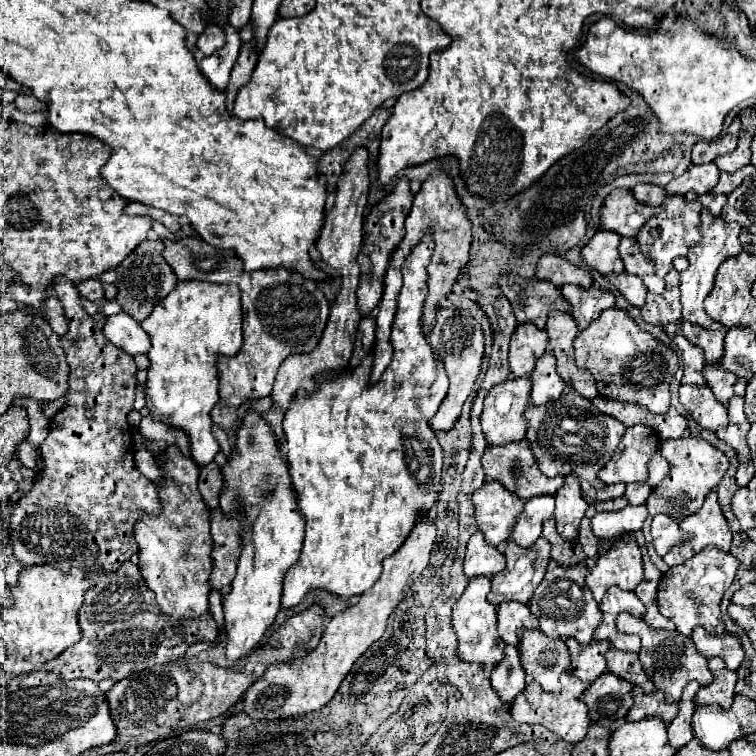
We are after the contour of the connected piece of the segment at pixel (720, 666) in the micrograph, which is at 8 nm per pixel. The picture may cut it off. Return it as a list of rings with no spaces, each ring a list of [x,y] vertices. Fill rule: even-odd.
[[[709,658],[709,668],[715,674],[715,680],[709,686],[703,686],[697,696],[695,704],[705,706],[705,704],[719,704],[721,708],[729,708],[735,698],[735,682],[737,682],[737,672],[725,666],[721,658]]]

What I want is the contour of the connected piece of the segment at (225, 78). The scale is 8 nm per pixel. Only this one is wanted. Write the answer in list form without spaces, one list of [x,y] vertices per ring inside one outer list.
[[[231,24],[225,26],[225,36],[227,36],[227,44],[221,48],[221,52],[215,52],[207,58],[201,60],[201,72],[207,76],[207,80],[217,88],[217,90],[225,90],[227,82],[229,82],[229,74],[233,70],[233,64],[237,62],[239,56],[239,48],[241,48],[241,38],[235,32],[235,28]]]

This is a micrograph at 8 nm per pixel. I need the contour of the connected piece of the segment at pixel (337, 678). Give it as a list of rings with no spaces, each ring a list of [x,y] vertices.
[[[423,518],[417,528],[409,534],[405,544],[383,562],[383,574],[371,590],[361,594],[359,602],[347,608],[343,614],[329,620],[319,646],[305,658],[297,658],[289,664],[273,664],[267,672],[245,692],[243,712],[253,720],[279,720],[295,718],[315,710],[321,710],[339,690],[343,678],[349,674],[357,658],[381,638],[387,626],[389,614],[407,596],[413,582],[421,576],[429,564],[431,548],[435,542],[435,526],[431,518]]]

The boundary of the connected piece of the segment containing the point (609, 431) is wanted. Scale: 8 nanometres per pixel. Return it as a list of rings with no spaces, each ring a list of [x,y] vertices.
[[[567,390],[555,402],[541,404],[541,406],[529,406],[525,416],[529,420],[527,440],[531,442],[533,454],[537,456],[539,468],[545,476],[553,478],[553,476],[575,474],[581,484],[581,494],[589,504],[599,502],[599,500],[609,500],[615,496],[623,496],[625,492],[623,484],[603,484],[597,476],[597,472],[613,456],[617,444],[621,442],[625,434],[625,426],[619,420],[597,410],[591,404],[591,400],[583,398],[575,390]]]

